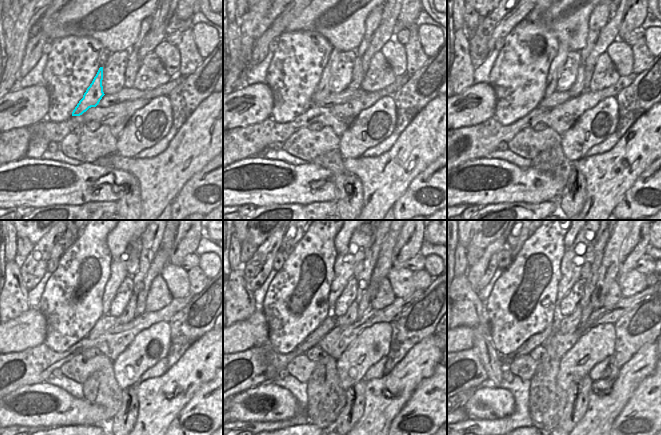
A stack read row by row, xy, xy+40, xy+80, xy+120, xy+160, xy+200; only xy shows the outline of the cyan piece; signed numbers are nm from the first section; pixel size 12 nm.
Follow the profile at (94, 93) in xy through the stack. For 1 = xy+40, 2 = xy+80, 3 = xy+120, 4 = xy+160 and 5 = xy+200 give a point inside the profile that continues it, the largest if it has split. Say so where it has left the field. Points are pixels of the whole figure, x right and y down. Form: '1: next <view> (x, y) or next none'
1: next xy+40 (322, 91)
2: next xy+80 (559, 60)
3: next xy+120 (118, 269)
4: next xy+160 (361, 240)
5: next xy+200 (590, 240)

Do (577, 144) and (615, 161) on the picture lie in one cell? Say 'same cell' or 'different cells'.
different cells

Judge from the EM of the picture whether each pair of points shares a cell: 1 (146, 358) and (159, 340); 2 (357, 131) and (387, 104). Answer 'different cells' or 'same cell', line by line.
1: same cell
2: same cell

